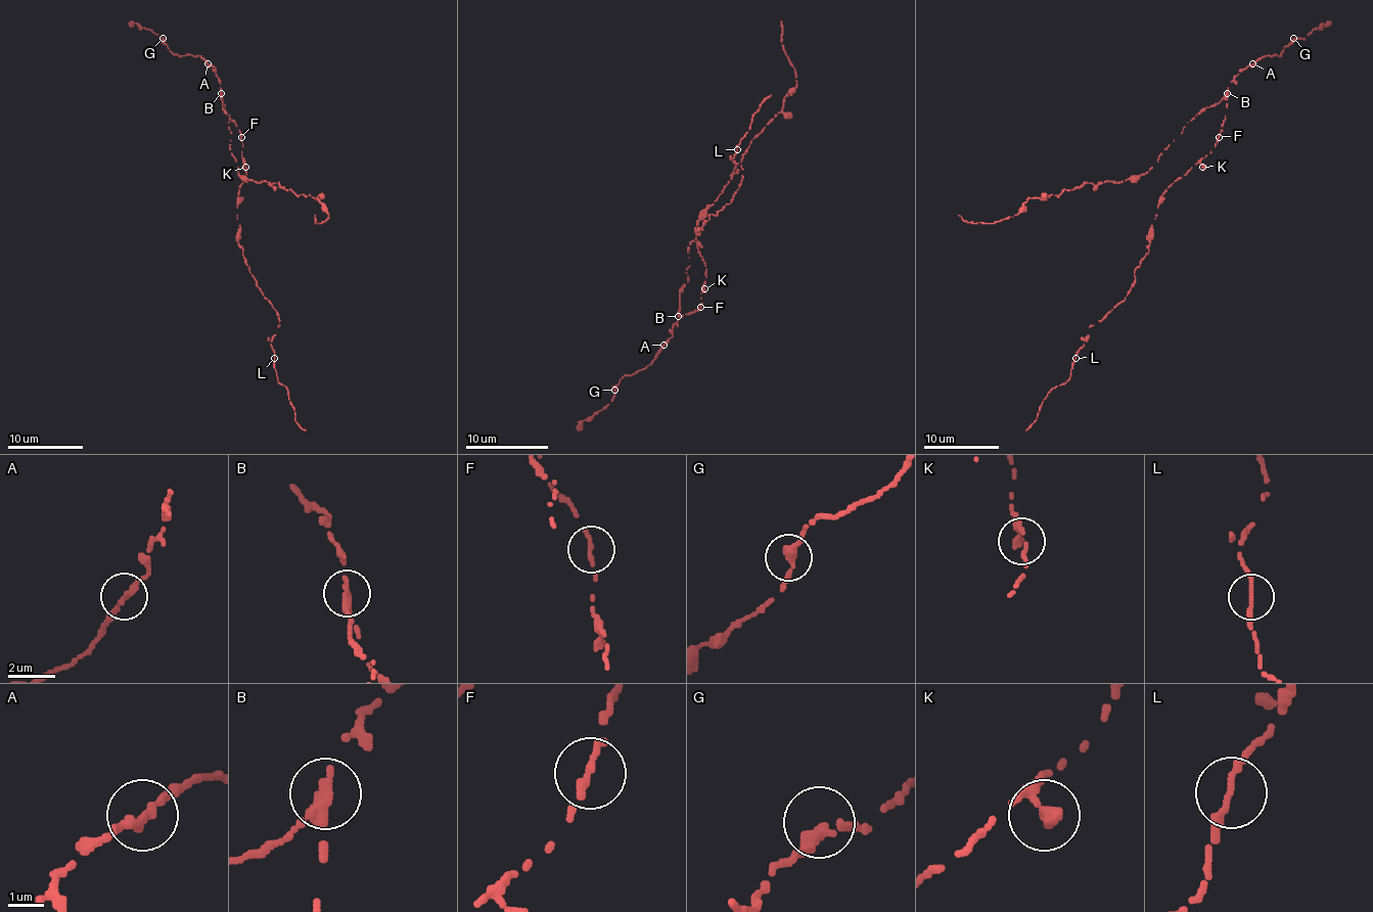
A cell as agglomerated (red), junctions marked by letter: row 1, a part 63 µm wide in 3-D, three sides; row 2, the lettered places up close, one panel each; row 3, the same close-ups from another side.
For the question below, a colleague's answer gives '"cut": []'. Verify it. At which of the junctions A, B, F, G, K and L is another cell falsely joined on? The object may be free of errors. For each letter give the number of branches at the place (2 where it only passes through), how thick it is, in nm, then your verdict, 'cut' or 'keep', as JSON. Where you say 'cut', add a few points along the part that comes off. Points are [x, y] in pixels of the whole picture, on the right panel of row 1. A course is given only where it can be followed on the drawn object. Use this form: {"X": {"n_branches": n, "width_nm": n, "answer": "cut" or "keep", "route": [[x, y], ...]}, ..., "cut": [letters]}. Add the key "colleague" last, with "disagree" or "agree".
{"A": {"n_branches": 2, "width_nm": 280, "answer": "keep"}, "B": {"n_branches": 2, "width_nm": 300, "answer": "cut", "route": [[1227, 93], [1187, 122], [1148, 172], [1030, 198], [1017, 214], [998, 221], [966, 223], [959, 215]]}, "F": {"n_branches": 1, "width_nm": 280, "answer": "keep"}, "G": {"n_branches": 2, "width_nm": 300, "answer": "keep"}, "K": {"n_branches": 2, "width_nm": 280, "answer": "keep"}, "L": {"n_branches": 2, "width_nm": 190, "answer": "keep"}, "cut": ["B"], "colleague": "disagree"}

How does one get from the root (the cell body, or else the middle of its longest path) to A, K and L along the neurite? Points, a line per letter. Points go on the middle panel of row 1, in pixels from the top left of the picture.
A: (700, 307), (680, 315), (672, 328), (672, 336), (664, 345)
K: (700, 307), (700, 290), (704, 288)
L: (700, 307), (706, 268), (696, 231), (708, 215), (729, 204), (739, 188), (741, 166), (733, 162), (737, 149)

